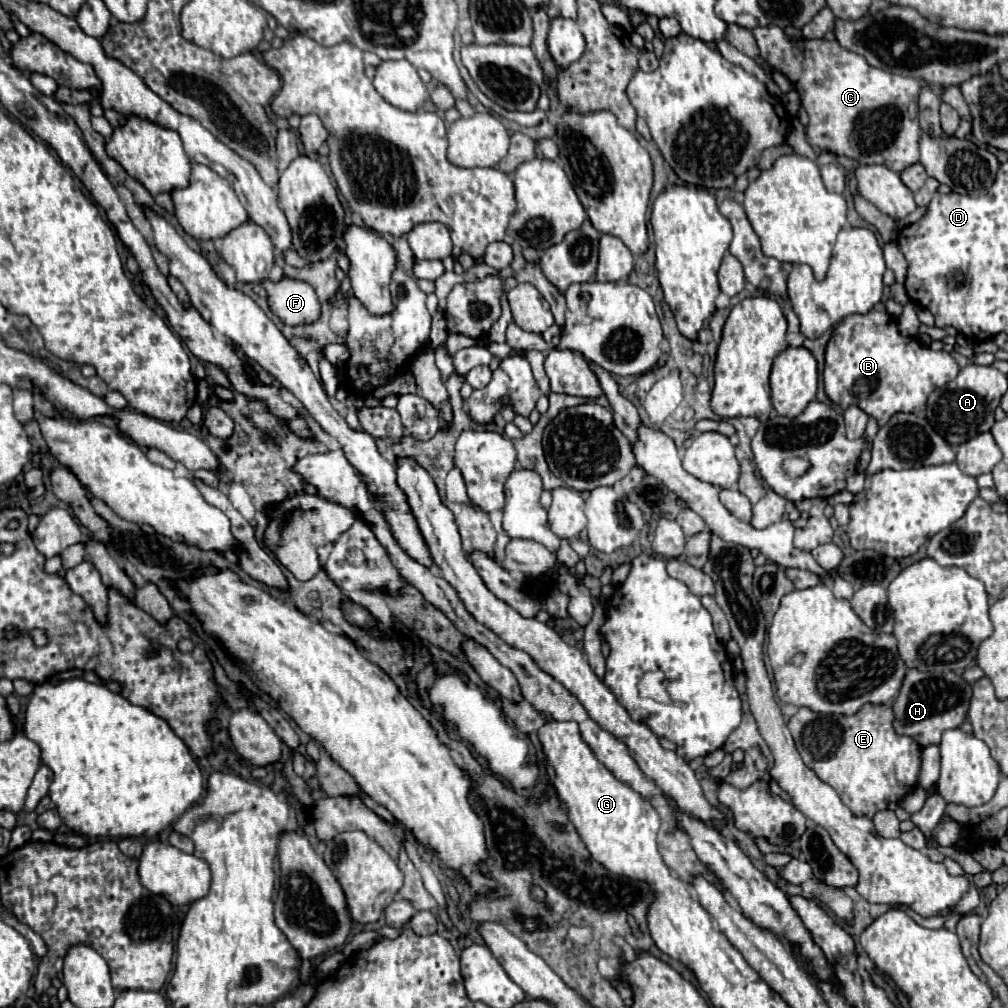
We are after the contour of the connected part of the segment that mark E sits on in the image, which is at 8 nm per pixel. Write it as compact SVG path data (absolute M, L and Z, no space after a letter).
M866 704L852 716L834 716L834 714L816 714L810 708L798 708L798 712L788 720L788 728L794 736L796 748L806 766L810 766L820 780L830 784L842 802L854 812L854 816L872 818L876 812L886 810L890 802L904 800L918 786L920 772L920 746L910 736L898 736L892 728L894 712L892 706Z

